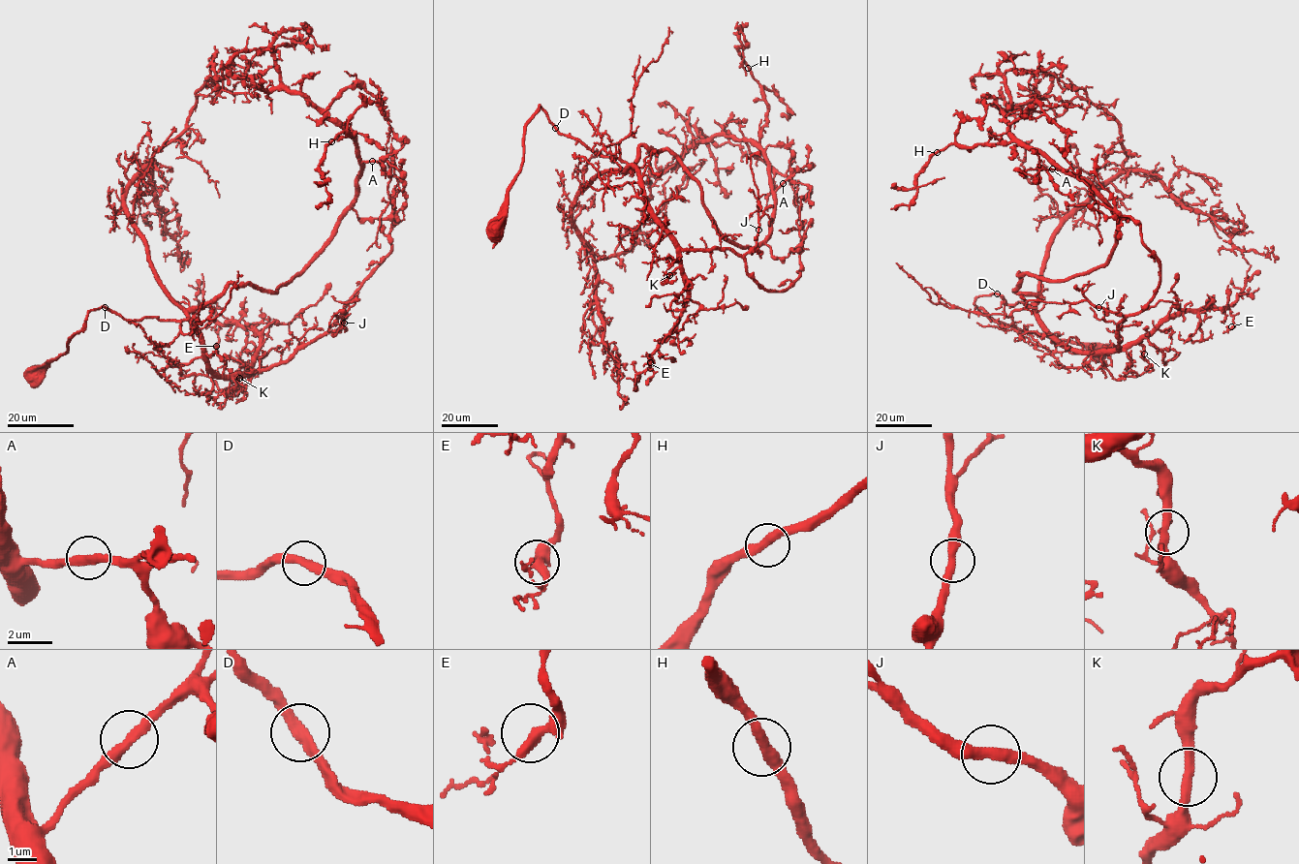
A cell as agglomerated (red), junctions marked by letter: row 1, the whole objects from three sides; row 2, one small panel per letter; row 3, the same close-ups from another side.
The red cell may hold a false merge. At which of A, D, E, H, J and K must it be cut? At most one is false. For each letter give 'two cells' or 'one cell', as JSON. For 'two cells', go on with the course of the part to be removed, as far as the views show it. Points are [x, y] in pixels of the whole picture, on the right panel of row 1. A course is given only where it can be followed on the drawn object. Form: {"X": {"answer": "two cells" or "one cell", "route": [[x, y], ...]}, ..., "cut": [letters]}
{"A": {"answer": "one cell"}, "D": {"answer": "one cell"}, "E": {"answer": "one cell"}, "H": {"answer": "one cell"}, "J": {"answer": "one cell"}, "K": {"answer": "one cell"}, "cut": []}

